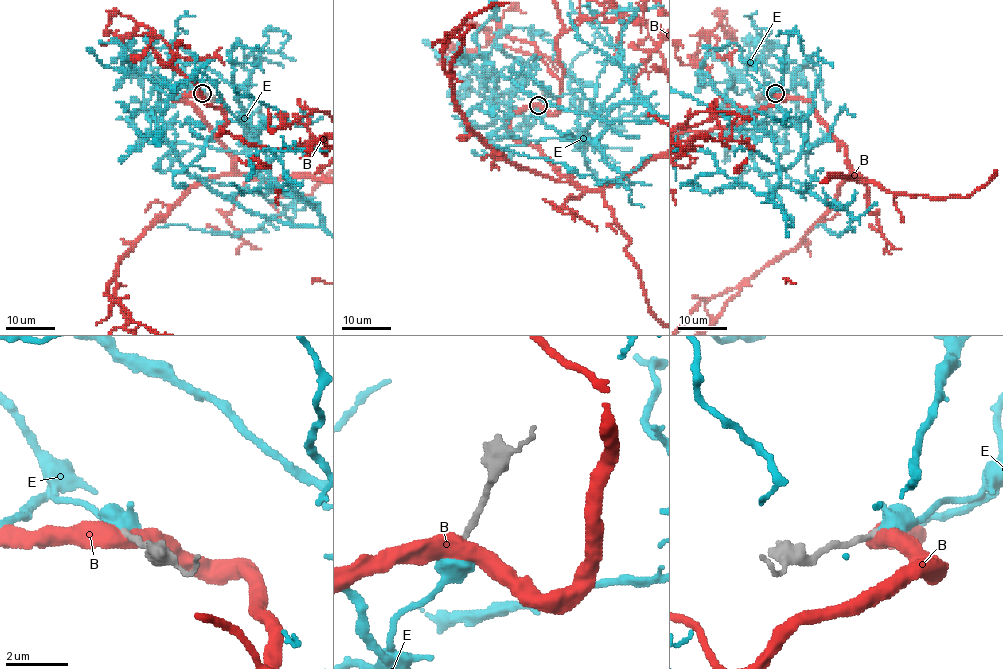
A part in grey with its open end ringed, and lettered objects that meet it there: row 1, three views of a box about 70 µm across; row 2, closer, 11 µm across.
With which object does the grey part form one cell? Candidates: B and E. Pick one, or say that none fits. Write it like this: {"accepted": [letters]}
{"accepted": ["E"]}

